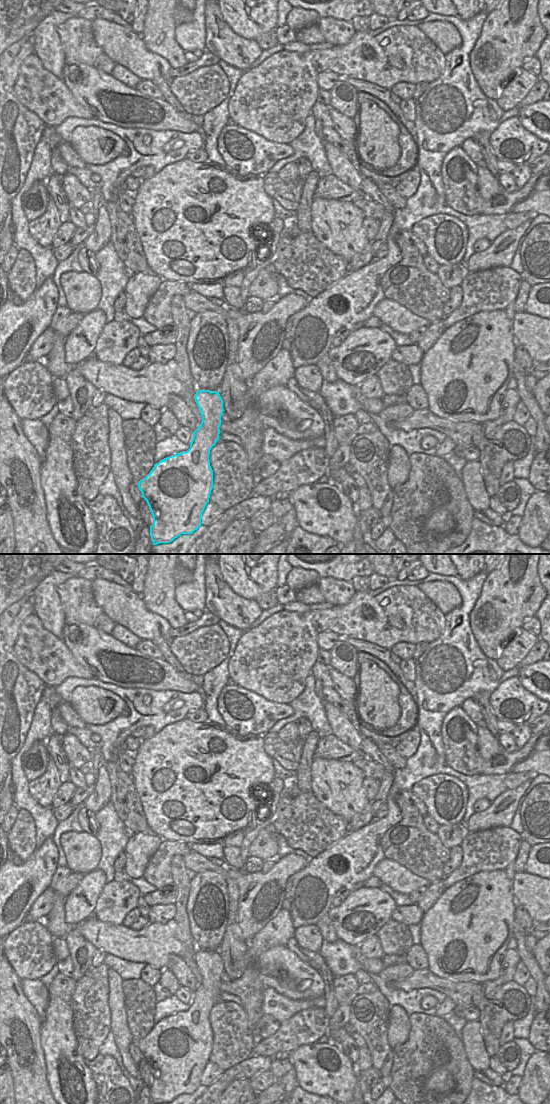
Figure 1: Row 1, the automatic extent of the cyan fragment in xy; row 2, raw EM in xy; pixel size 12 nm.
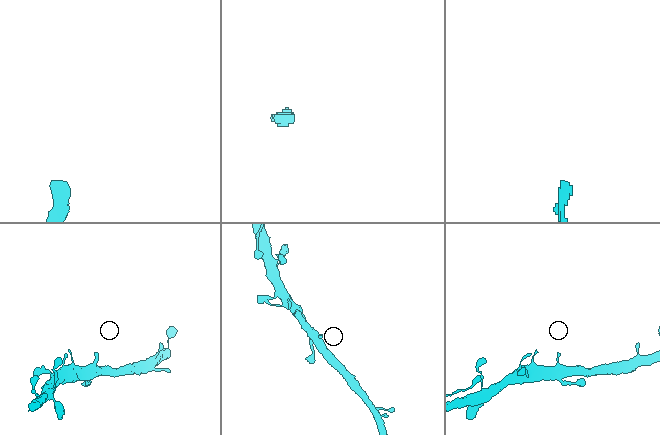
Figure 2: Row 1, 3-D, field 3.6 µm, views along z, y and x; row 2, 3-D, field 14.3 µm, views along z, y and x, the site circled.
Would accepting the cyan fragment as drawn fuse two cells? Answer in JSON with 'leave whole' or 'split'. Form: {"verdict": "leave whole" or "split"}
{"verdict": "leave whole"}

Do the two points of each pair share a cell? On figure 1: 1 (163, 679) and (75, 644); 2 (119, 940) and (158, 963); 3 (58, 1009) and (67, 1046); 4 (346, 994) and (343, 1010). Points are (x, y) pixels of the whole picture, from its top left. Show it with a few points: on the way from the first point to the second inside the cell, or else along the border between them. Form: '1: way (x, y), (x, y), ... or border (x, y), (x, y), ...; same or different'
1: way (141, 672), (97, 659); same
2: way (129, 944), (141, 946), (148, 953); same
3: way (58, 1018), (58, 1037); same
4: border (350, 1005), (339, 1006); different

